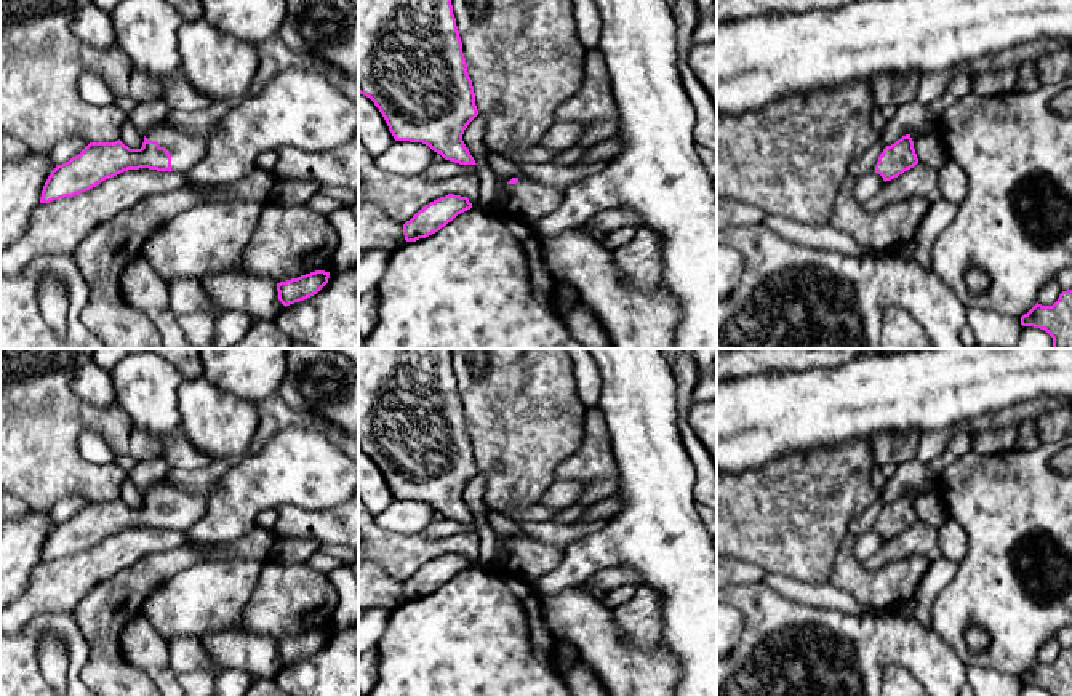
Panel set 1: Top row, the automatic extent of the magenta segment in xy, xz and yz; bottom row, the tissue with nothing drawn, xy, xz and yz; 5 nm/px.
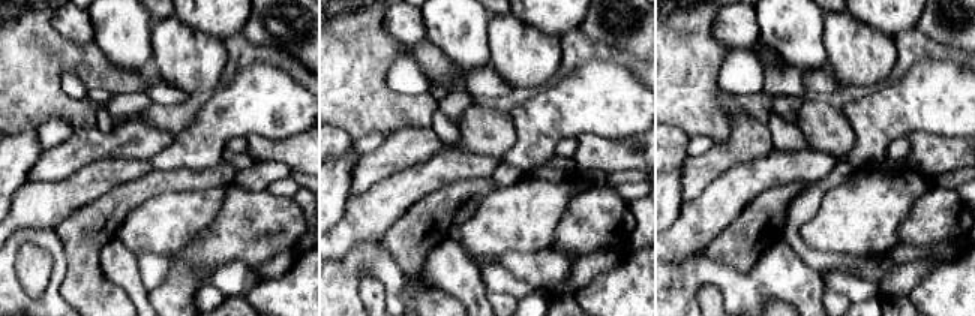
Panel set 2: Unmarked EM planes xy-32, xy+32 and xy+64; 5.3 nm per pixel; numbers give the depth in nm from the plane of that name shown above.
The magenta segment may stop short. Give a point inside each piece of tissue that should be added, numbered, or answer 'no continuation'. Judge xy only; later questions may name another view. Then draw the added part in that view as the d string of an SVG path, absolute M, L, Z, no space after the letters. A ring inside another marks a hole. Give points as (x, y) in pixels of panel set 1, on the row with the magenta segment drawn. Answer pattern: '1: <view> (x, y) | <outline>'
1: xy (186, 149) | M171 120L162 122L144 134L149 141L157 141L171 154L171 170L184 173L197 165L208 152L208 141L190 134Z

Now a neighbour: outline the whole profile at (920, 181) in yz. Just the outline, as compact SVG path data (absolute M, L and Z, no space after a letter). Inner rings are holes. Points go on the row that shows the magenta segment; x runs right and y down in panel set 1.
M917 163L898 178L883 182L882 189L864 206L869 211L877 211L912 197L923 197L930 203L942 198L938 189L938 170Z

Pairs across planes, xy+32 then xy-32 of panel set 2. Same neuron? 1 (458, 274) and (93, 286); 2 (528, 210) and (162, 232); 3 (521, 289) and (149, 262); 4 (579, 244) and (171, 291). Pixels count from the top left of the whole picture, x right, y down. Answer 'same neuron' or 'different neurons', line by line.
1: different neurons
2: same neuron
3: same neuron
4: same neuron

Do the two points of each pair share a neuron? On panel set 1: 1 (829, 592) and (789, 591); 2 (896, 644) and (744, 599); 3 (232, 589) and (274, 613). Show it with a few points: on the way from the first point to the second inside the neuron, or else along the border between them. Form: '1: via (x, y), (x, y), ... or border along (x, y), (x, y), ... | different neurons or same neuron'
1: via (820, 592), (799, 591) | same neuron
2: via (858, 640), (813, 618), (783, 618) | same neuron
3: border along (263, 564), (260, 580), (242, 618), (226, 629) | different neurons

